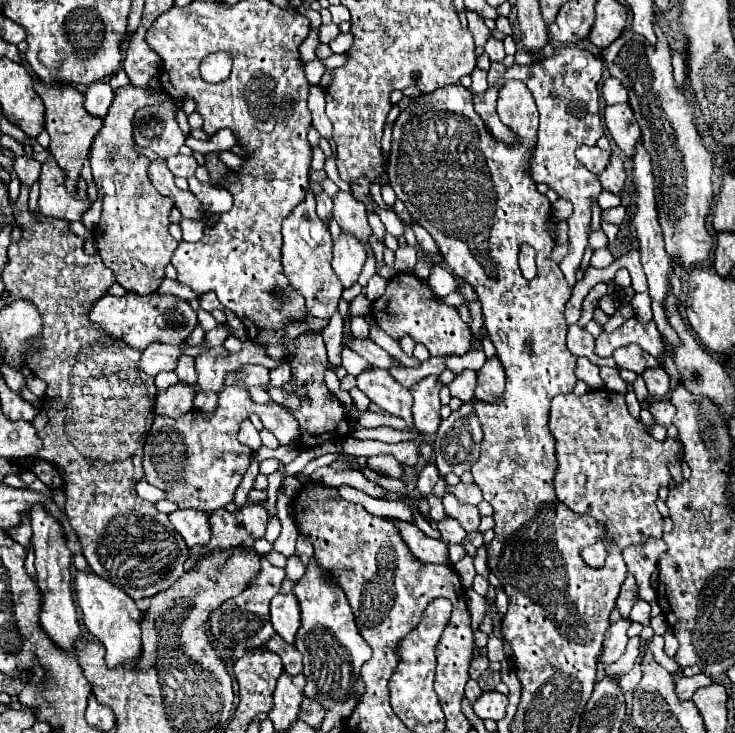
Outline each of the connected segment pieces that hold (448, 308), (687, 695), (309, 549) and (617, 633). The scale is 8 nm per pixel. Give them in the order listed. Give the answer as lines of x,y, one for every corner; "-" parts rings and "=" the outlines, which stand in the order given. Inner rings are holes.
396,273
390,279
386,293
372,303
372,315
378,327
384,329
394,341
410,335
414,343
422,343
430,355
464,355
470,351
472,331
460,319
456,307
442,303
428,281
422,281
412,273
=
704,673
700,675
694,675
694,677
680,677
676,681
676,695
680,699
692,699
692,695
700,689
700,687
708,687
712,685
714,681
710,677
706,677
=
300,535
300,537
298,537
298,545
296,545
296,553
294,553
294,555
300,557
300,561
302,561
304,565
308,565
310,559
312,559
312,555
314,555
312,541
308,541
308,537
=
620,617
616,623
610,625
606,633
604,649
602,649
602,665
610,665
622,657
628,643
626,631
630,625
632,625
632,619
626,619
626,617

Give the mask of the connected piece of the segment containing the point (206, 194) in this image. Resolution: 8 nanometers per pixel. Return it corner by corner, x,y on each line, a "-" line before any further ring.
196,177
188,179
190,191
200,199
202,207
210,213
224,213
232,207
232,195
226,189
218,189
210,183
202,183

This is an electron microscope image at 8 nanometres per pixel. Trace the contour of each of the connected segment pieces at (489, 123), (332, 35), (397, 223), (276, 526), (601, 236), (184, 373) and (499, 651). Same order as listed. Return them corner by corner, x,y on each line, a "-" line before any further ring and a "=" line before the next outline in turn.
496,84
494,87
488,87
486,93
480,93
480,95
474,95
474,107
476,112
480,115
484,121
488,131
498,139
498,141
504,141
504,143
512,143
516,137
514,133
502,125
502,121
498,119
496,111
496,103
501,85
=
330,23
330,25
320,25
320,29
318,29
318,35
320,35
320,43
330,43
332,39
336,39
338,37
338,27
334,25
334,23
=
368,195
368,197
370,197
370,201
372,201
372,205
374,205
374,213
382,219
386,231
392,233
394,237
402,237
404,225
402,225
402,221
398,219
398,215
396,215
396,213
390,213
390,211
386,211
386,209
382,209
382,207
378,207
378,203
372,199
372,195
=
272,517
269,519
266,533
265,533
265,539
268,540
271,543
274,543
275,540
278,538
281,532
281,523
278,517
=
602,229
592,231
589,234
588,244
593,250
606,247
608,245
608,237
606,237
606,233
=
182,355
176,367
176,375
182,383
194,387
196,385
196,369
194,369
194,357
190,355
=
490,635
488,645
486,645
486,651
488,651
486,655
488,655
490,661
502,661
502,659
506,659
504,649
502,649
502,639
498,639
496,635

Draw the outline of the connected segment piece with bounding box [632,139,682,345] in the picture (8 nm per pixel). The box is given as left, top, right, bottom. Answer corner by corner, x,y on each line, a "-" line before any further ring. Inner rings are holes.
642,139
638,141
636,145
636,153
632,157
634,161
634,185
636,185
636,191
638,191
638,197
636,197
636,213
634,213
634,227
636,227
636,237
638,237
638,243
640,243
640,257
642,257
642,267
644,267
644,273
648,277
648,293
652,297
652,311
654,311
654,323
658,325
658,331
660,335
670,343
670,345
678,345
680,339
676,333
672,333
670,325
668,325
668,319
666,319
666,311
664,311
664,299
666,299
666,293
672,289
676,293
676,297
680,297
680,279
678,275
672,271
672,257
668,257
666,249
664,249
664,239
662,239
662,229
660,229
660,223
658,223
658,211
656,211
656,201
654,201
654,175
652,175
652,161
648,157
648,151
644,149
642,145

